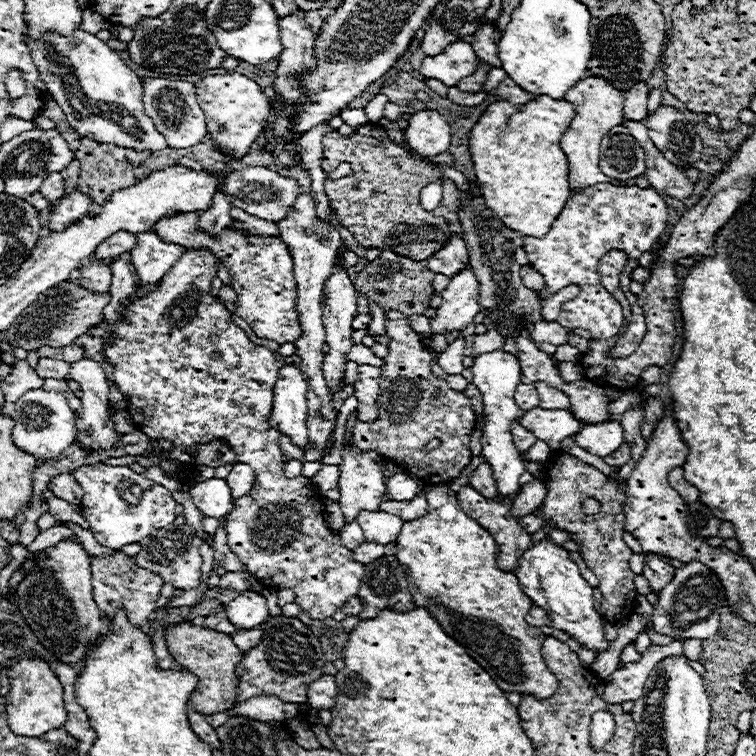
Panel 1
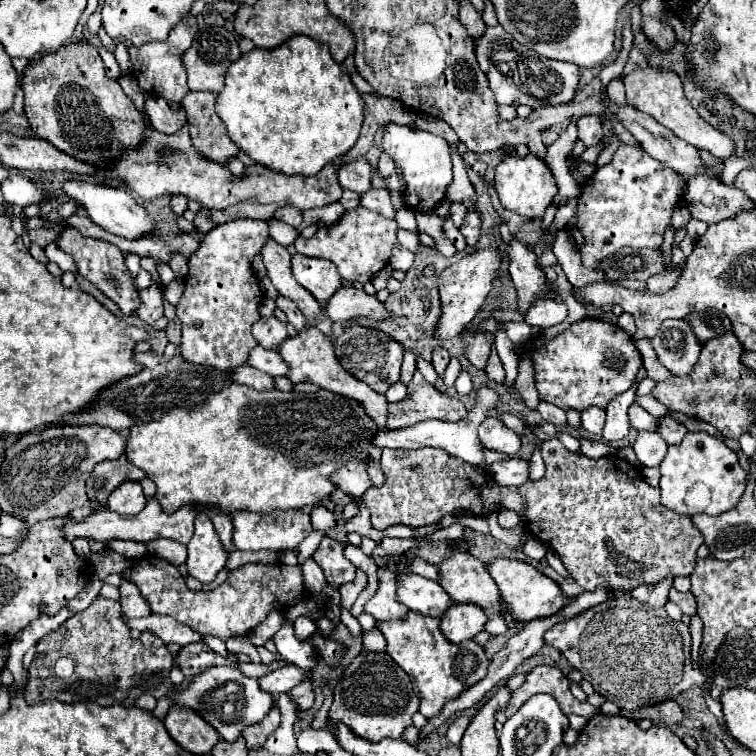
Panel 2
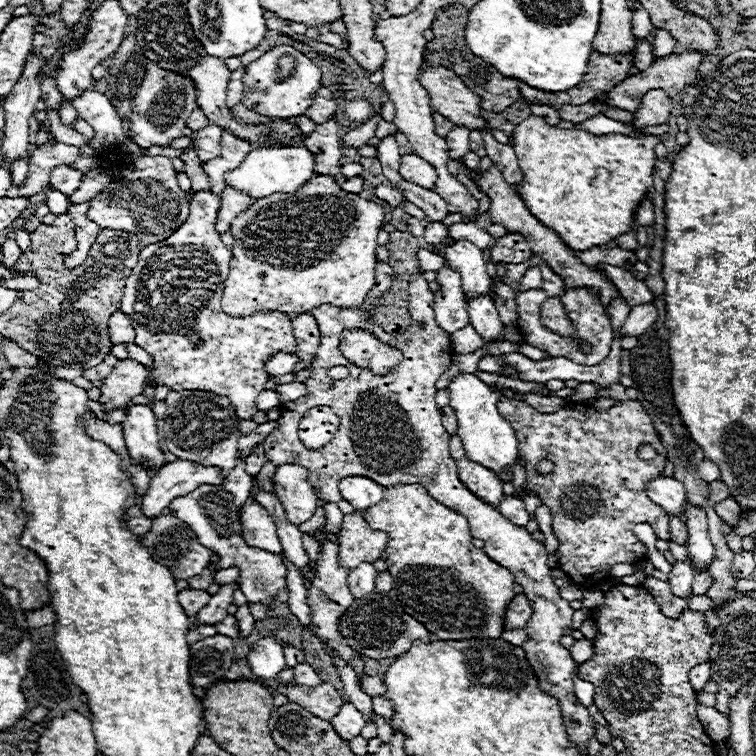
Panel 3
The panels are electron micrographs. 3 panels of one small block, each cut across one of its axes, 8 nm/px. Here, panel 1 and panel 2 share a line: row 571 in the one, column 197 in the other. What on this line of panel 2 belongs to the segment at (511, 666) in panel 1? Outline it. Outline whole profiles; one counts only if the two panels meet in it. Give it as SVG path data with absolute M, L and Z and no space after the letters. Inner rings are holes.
M230 384L192 410L174 408L156 422L134 426L126 444L126 456L156 482L156 500L168 514L184 504L212 504L228 514L234 510L270 512L274 508L316 506L320 500L330 498L336 492L330 474L356 456L368 462L376 432L376 422L358 400L340 398L328 390L296 394L272 388L260 392Z

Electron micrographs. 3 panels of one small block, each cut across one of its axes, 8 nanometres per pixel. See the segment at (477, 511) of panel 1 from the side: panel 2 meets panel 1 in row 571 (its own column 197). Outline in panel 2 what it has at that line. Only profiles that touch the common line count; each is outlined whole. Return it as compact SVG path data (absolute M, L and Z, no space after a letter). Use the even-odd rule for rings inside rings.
M148 498L146 508L140 514L136 514L136 516L122 516L122 514L116 514L112 510L102 510L102 512L94 512L88 520L82 520L82 522L68 520L68 524L64 528L64 536L68 540L74 540L74 538L96 538L100 542L108 542L112 538L136 540L136 542L148 542L148 540L154 540L154 538L170 538L170 540L176 540L180 544L188 544L188 540L192 536L194 518L196 518L198 512L200 512L200 506L194 508L194 504L186 504L186 506L178 508L178 512L166 514L154 498Z

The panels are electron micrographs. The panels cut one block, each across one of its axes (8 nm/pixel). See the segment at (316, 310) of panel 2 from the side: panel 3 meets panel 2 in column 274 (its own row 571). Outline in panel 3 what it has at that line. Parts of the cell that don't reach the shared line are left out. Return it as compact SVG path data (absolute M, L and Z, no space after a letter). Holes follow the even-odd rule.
M204 484L190 492L188 496L180 496L172 500L170 508L174 510L174 516L180 516L198 536L198 540L216 552L220 556L220 568L238 566L242 572L240 590L248 598L248 604L272 604L280 590L286 588L286 564L280 554L272 554L260 548L246 546L244 538L240 538L240 518L238 508L232 502L232 494L228 494L224 488L214 488L210 484Z

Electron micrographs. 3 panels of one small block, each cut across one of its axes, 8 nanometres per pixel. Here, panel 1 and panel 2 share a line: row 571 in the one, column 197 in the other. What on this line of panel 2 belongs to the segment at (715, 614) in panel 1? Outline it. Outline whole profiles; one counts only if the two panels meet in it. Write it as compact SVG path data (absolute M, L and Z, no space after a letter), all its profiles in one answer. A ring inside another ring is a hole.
M216 666L216 668L208 668L206 672L198 674L188 690L174 694L174 702L196 710L226 740L226 736L240 736L242 728L252 726L256 722L262 722L266 718L268 710L274 706L274 696L270 696L270 692L262 690L260 682L256 678L244 676L238 668ZM226 724L230 724L230 728L226 728Z

